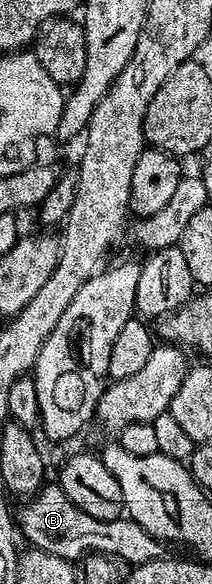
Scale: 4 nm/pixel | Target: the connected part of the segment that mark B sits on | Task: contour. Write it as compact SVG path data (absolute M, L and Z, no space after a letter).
M45 483L35 498L29 499L28 504L18 512L18 528L24 531L33 549L49 552L69 562L79 561L89 554L99 554L109 558L119 558L125 565L135 566L151 560L161 559L165 555L165 545L154 539L142 526L133 520L117 518L115 520L99 520L74 506L70 498L60 489L59 483Z

